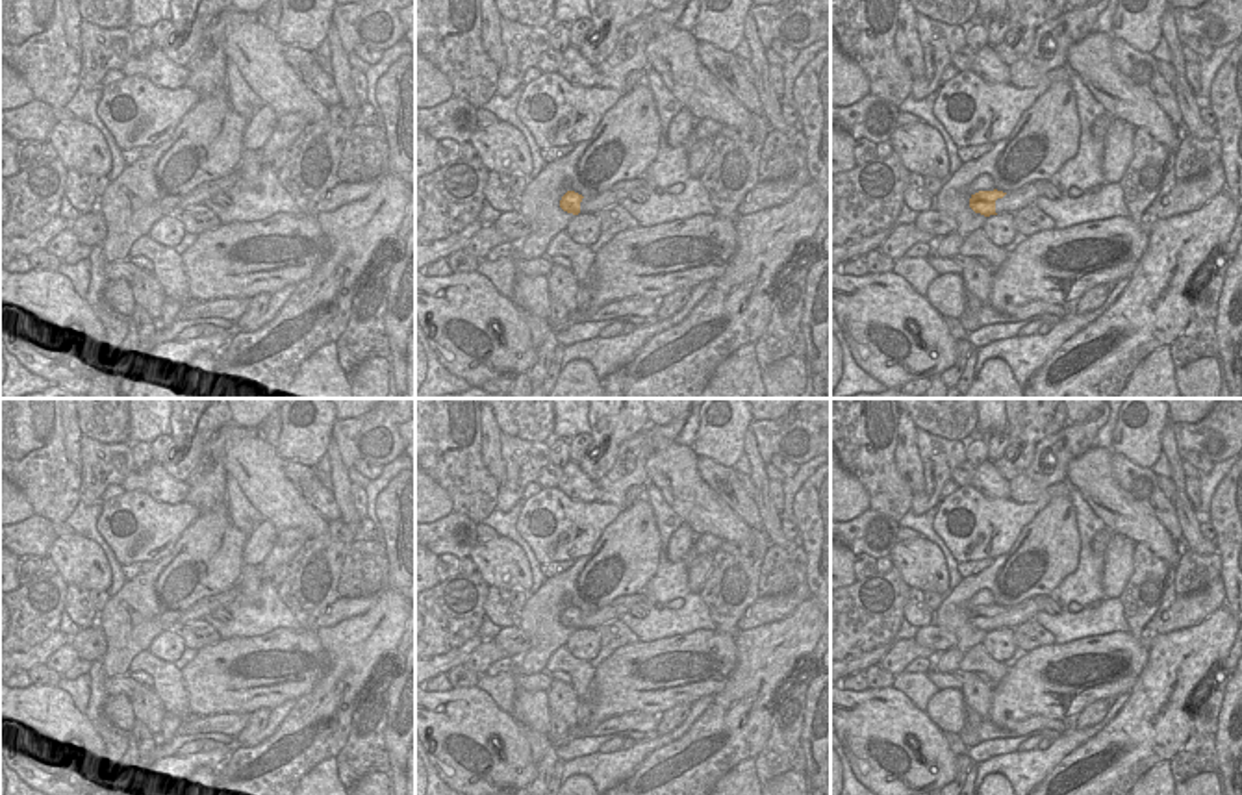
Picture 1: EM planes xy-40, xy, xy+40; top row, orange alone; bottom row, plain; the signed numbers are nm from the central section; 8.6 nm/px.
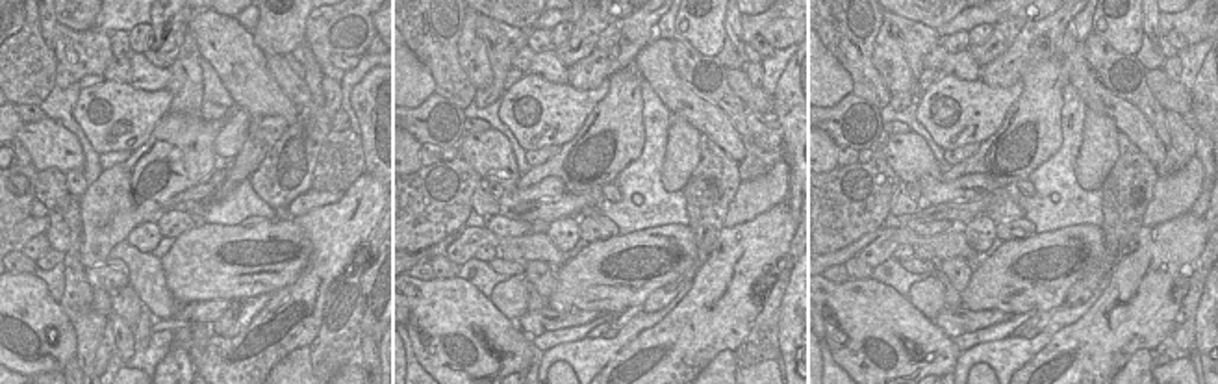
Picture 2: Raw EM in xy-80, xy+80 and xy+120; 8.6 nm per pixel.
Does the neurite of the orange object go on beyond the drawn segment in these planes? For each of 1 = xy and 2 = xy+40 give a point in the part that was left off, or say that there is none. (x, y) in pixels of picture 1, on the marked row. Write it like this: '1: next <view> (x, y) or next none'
1: next xy (616, 193)
2: next xy+40 (1011, 202)

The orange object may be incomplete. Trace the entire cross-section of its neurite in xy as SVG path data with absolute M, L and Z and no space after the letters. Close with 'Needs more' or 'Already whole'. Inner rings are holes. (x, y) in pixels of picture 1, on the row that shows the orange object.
M645 178L625 180L612 185L608 191L597 195L595 198L584 198L575 191L567 191L562 200L560 208L567 213L599 213L606 208L619 204L623 198L628 198L634 189L645 189Z. Needs more

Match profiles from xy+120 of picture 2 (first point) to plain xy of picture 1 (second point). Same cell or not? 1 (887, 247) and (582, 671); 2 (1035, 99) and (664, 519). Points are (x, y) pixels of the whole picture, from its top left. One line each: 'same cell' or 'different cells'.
1: same cell
2: different cells

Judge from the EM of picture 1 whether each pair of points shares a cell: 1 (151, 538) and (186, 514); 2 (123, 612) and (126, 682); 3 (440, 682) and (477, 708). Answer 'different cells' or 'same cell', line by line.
1: same cell
2: different cells
3: different cells

